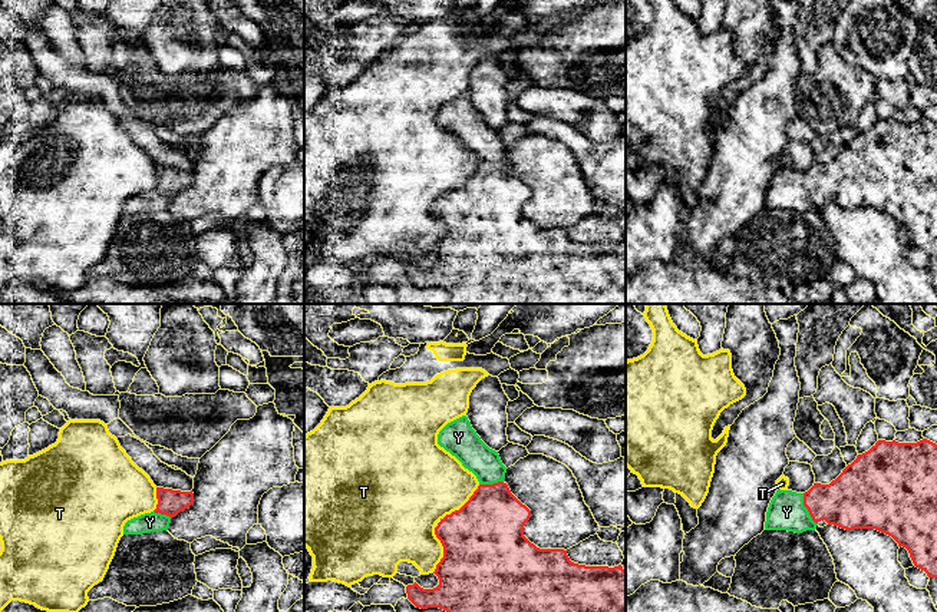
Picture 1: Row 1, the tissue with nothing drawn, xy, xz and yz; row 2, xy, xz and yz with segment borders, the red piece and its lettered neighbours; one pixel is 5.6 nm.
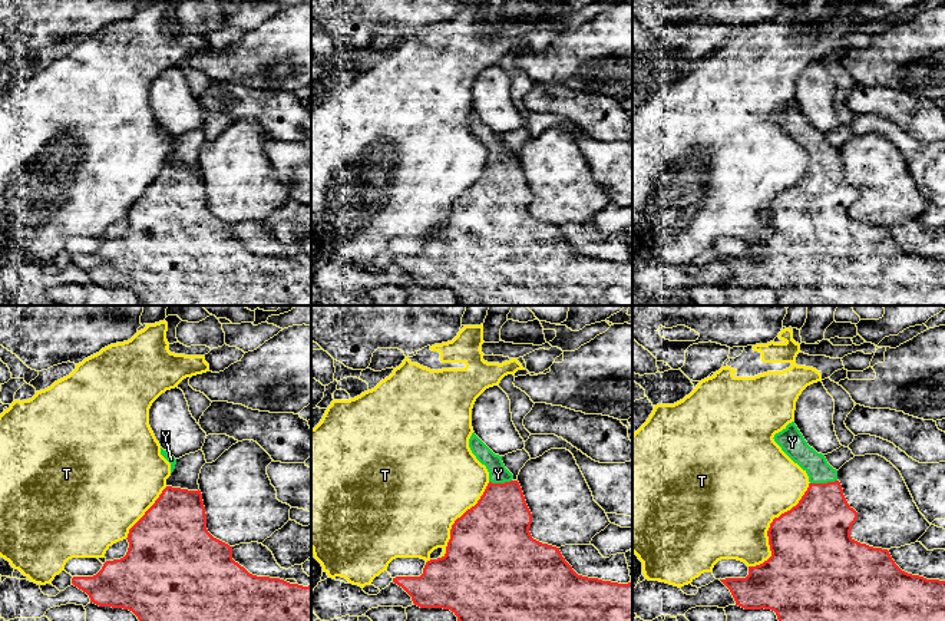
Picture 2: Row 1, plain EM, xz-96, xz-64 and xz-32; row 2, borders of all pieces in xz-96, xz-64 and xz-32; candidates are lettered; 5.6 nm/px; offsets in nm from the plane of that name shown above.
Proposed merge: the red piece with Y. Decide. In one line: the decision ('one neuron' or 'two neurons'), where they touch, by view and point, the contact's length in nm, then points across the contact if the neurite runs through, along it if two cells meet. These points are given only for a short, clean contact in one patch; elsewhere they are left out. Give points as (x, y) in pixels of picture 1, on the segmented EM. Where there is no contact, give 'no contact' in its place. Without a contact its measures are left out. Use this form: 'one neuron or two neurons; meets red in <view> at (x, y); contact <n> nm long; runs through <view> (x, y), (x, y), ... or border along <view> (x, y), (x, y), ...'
one neuron; meets red in yz at (807, 508); contact 190 nm long; runs through yz (850, 502), (820, 502), (807, 508), (801, 512), (787, 512)

